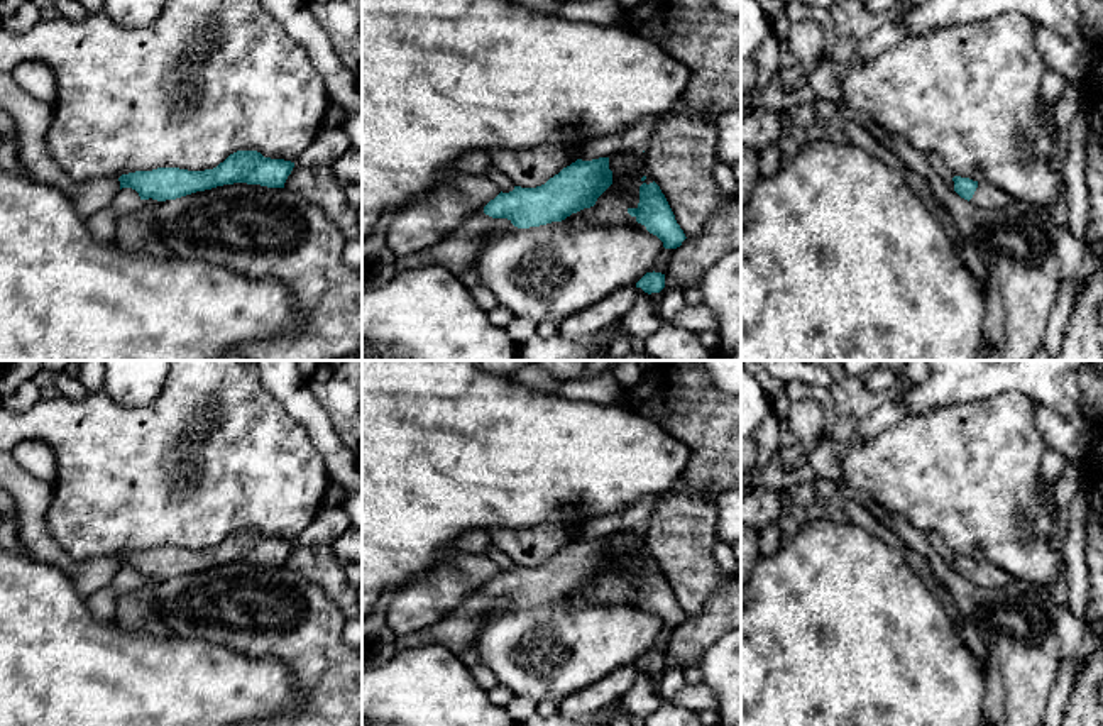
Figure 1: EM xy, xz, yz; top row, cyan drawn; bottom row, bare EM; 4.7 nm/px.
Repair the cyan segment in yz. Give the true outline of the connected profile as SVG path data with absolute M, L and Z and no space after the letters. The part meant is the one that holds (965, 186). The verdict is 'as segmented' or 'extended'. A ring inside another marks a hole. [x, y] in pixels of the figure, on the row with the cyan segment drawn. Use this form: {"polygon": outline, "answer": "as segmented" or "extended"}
{"polygon": "M954 176L952 181L954 181L954 191L961 198L981 208L988 210L1001 208L1005 203L1013 200L1010 195L1007 195L996 186L991 186L986 181L973 181L969 178L961 178L961 176Z", "answer": "extended"}

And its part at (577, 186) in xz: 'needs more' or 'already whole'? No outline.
needs more

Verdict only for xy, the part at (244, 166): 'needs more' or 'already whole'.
already whole

